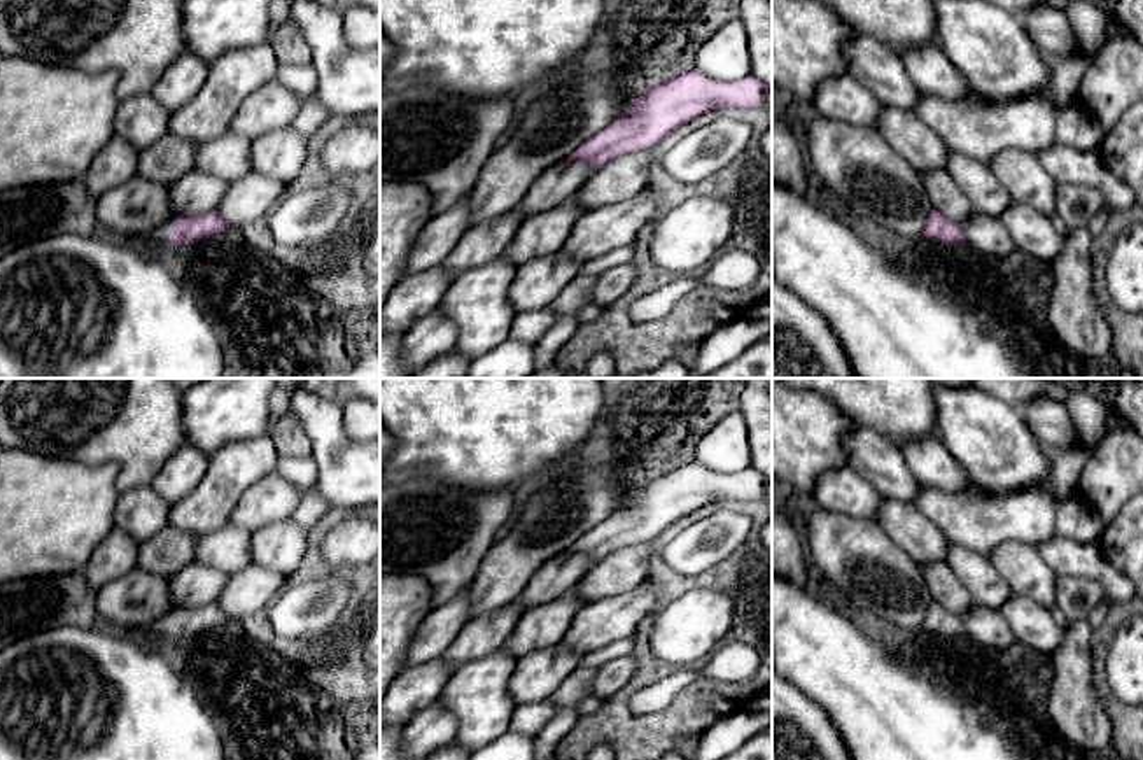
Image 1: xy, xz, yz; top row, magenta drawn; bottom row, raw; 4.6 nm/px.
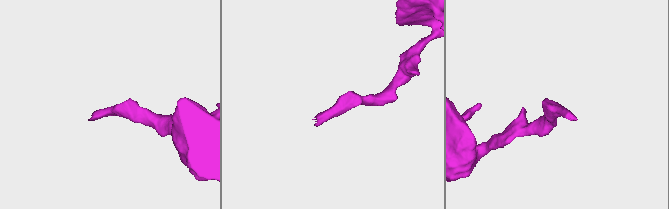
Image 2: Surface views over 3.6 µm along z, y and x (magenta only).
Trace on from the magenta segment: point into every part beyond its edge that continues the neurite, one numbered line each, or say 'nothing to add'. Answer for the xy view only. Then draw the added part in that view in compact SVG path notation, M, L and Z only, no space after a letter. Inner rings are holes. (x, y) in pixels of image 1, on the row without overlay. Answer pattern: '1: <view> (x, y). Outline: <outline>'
1: xy (160, 629). Outline: M172 613L161 616L158 622L140 629L137 632L137 636L140 636L144 641L151 641L156 643L163 637L166 637L173 629L173 620L172 620Z

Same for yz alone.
nothing to add

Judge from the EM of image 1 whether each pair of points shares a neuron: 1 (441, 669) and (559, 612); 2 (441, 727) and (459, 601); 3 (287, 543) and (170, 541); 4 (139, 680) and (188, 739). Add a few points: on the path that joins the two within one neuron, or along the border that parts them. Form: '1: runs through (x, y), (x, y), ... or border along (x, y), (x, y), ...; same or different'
1: runs through (471, 664), (487, 650), (508, 640), (529, 619); same
2: runs through (443, 696), (459, 680), (459, 633); same
3: runs through (258, 543), (200, 541); same
4: runs through (142, 694), (174, 725); same

